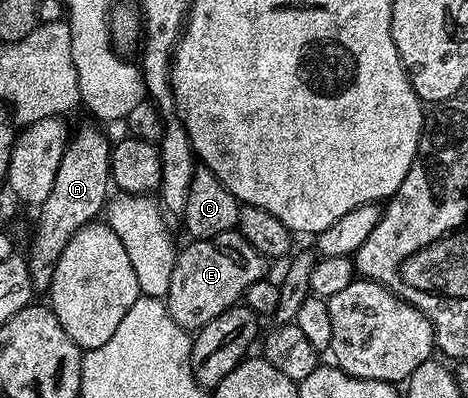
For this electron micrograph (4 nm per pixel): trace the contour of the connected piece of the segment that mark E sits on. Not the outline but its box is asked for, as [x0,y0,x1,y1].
[163,232,267,330]

